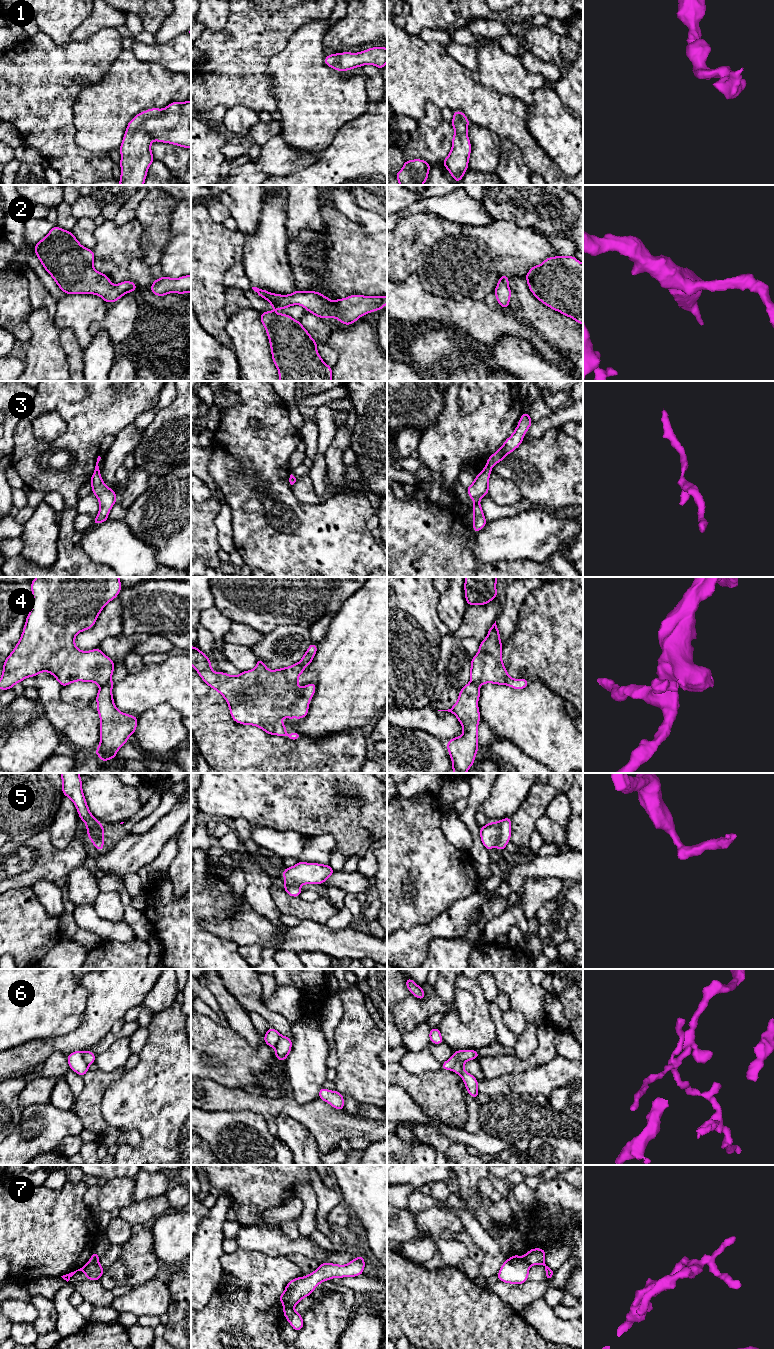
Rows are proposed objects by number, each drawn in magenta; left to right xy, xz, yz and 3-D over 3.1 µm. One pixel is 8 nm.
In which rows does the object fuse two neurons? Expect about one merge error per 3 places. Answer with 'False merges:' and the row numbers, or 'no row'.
False merges: 4, 5, 6, 7

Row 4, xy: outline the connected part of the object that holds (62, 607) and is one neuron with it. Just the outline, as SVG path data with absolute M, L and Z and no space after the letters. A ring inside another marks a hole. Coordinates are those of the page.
M119 577L33 579L32 607L17 645L4 661L0 689L11 689L16 683L43 671L52 674L62 687L76 681L94 682L100 687L110 682L115 663L99 647L90 651L79 650L75 646L75 637L94 626L102 609L118 596L121 588Z

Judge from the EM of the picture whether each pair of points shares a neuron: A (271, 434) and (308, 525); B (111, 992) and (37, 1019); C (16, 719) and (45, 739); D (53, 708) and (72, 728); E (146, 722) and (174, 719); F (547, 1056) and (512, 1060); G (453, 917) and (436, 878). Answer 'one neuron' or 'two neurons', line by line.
A: one neuron
B: two neurons
C: two neurons
D: one neuron
E: one neuron
F: one neuron
G: two neurons

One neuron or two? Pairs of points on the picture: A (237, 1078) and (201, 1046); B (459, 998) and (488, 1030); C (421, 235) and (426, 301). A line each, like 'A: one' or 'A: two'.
A: one
B: two
C: two

